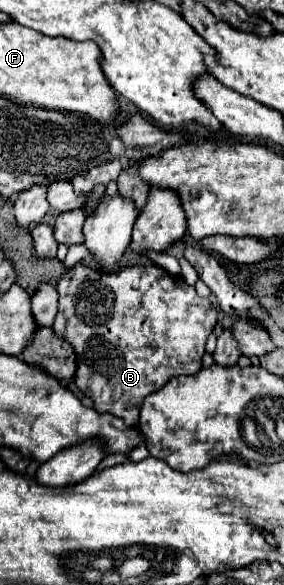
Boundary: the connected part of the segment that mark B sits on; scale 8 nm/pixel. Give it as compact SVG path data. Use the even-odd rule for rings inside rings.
M77 263L57 283L57 291L59 291L59 313L55 317L53 331L55 331L55 335L59 335L61 339L67 339L75 347L75 353L77 353L77 373L75 373L75 379L73 381L75 381L75 385L87 397L93 399L95 409L99 413L111 413L115 417L121 417L127 427L133 427L139 421L139 409L143 405L143 399L149 393L159 391L173 377L179 377L179 375L195 375L201 369L201 357L205 355L205 341L213 333L213 325L217 321L217 311L215 311L215 307L211 307L213 305L211 299L199 297L195 293L195 287L187 285L183 281L183 277L179 277L179 275L173 277L173 275L165 273L165 269L161 269L157 265L133 265L133 267L119 267L119 269L113 269L113 271L99 271L99 269L91 269L91 267L85 267L81 263Z

